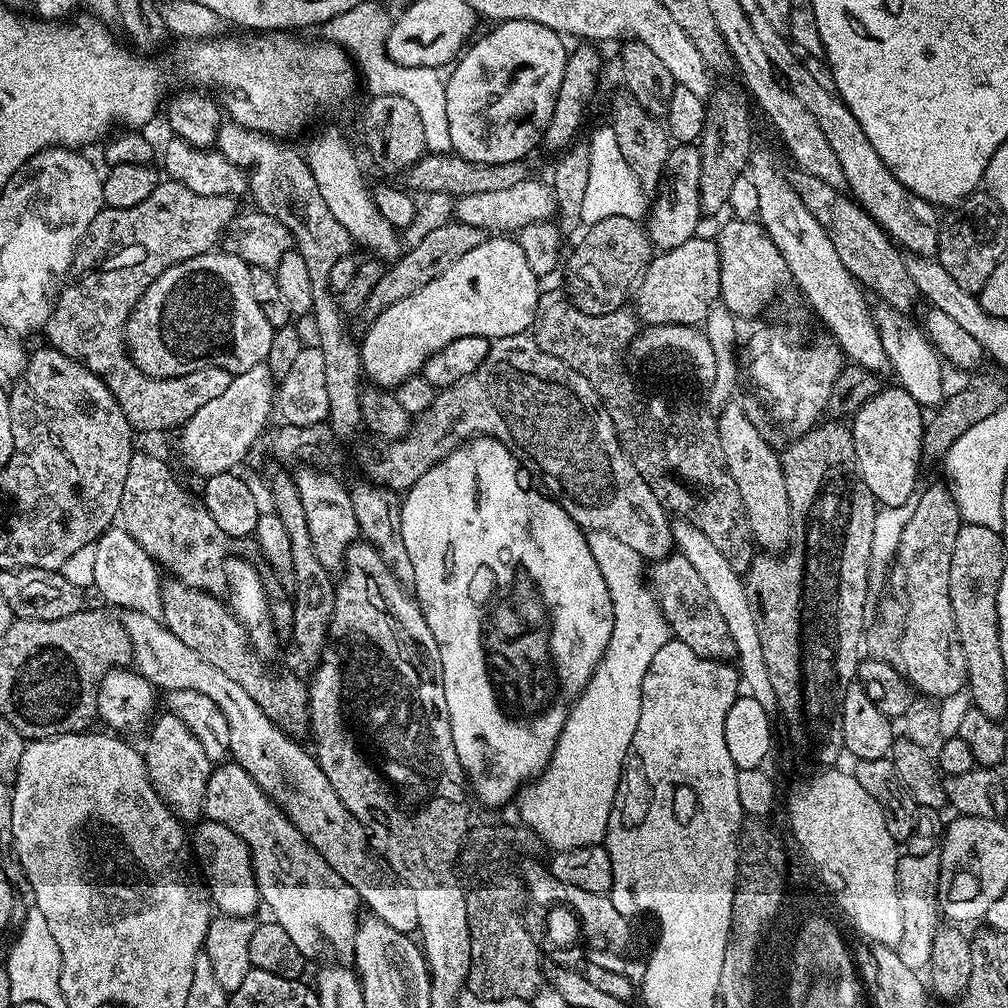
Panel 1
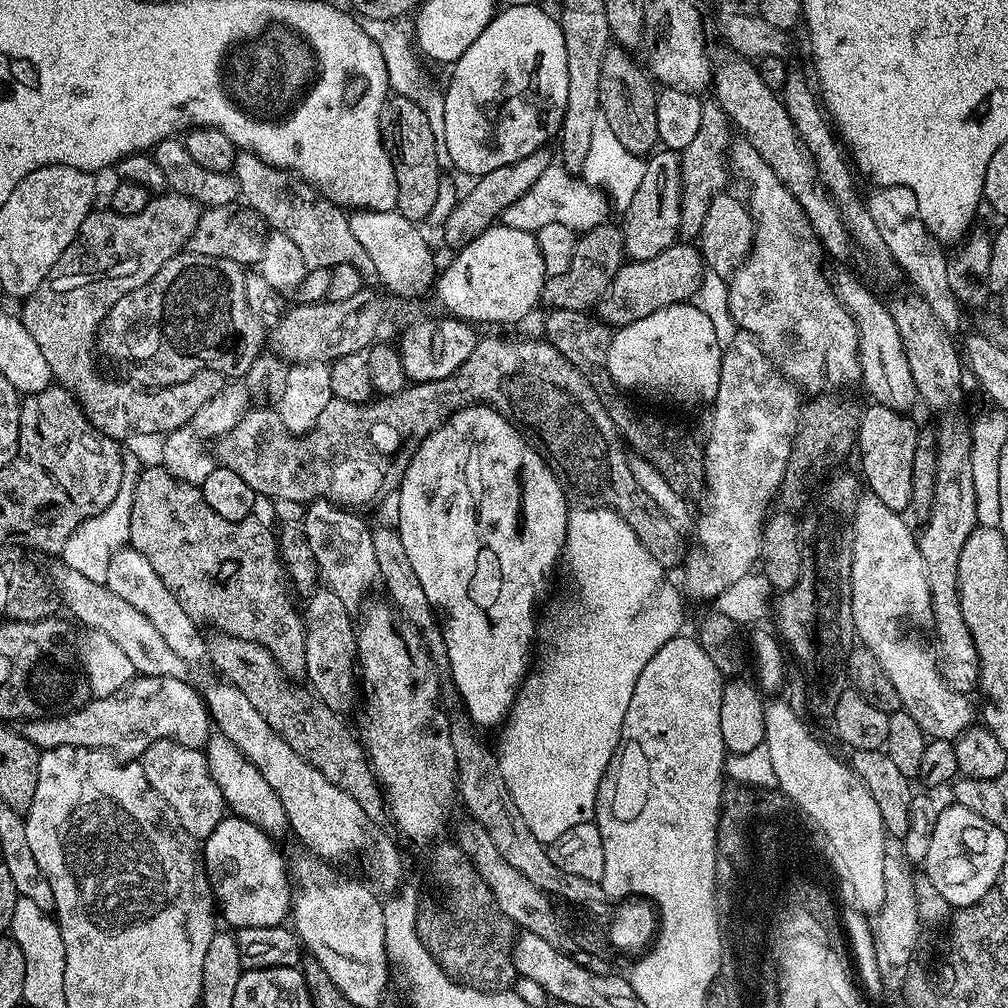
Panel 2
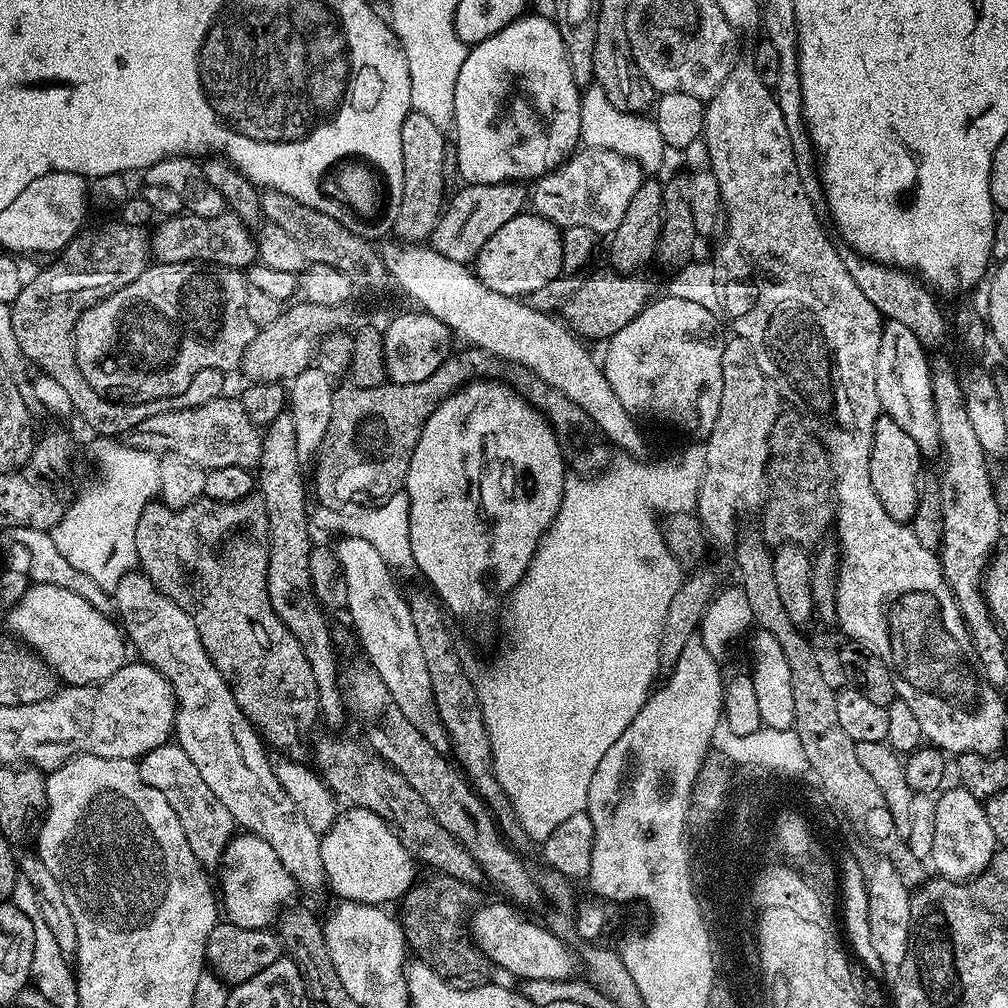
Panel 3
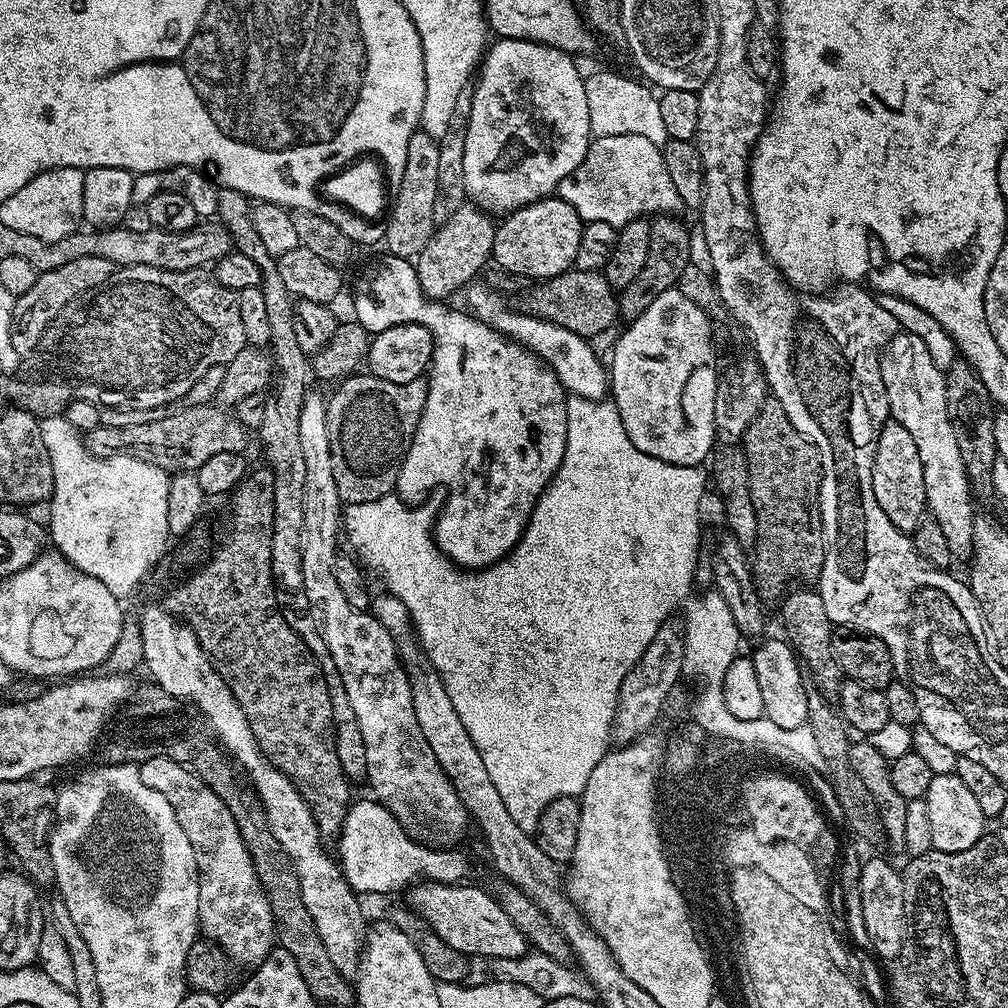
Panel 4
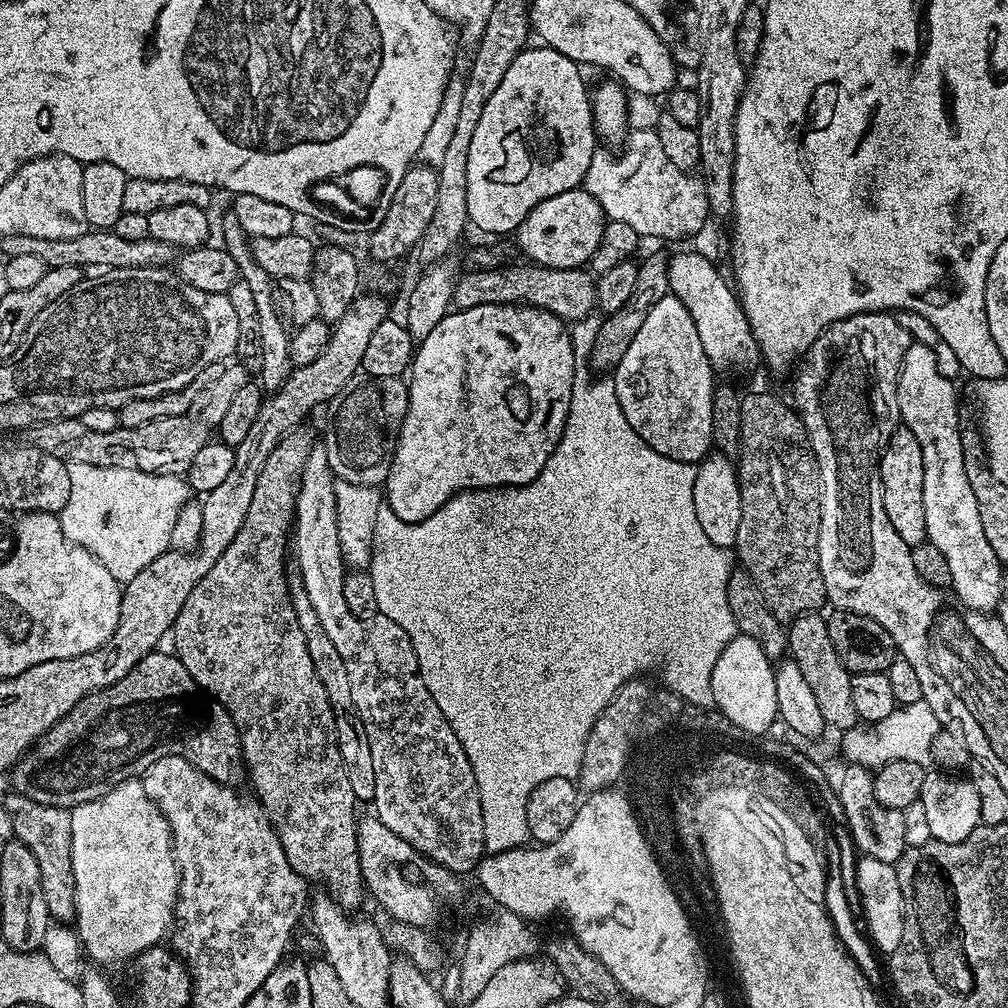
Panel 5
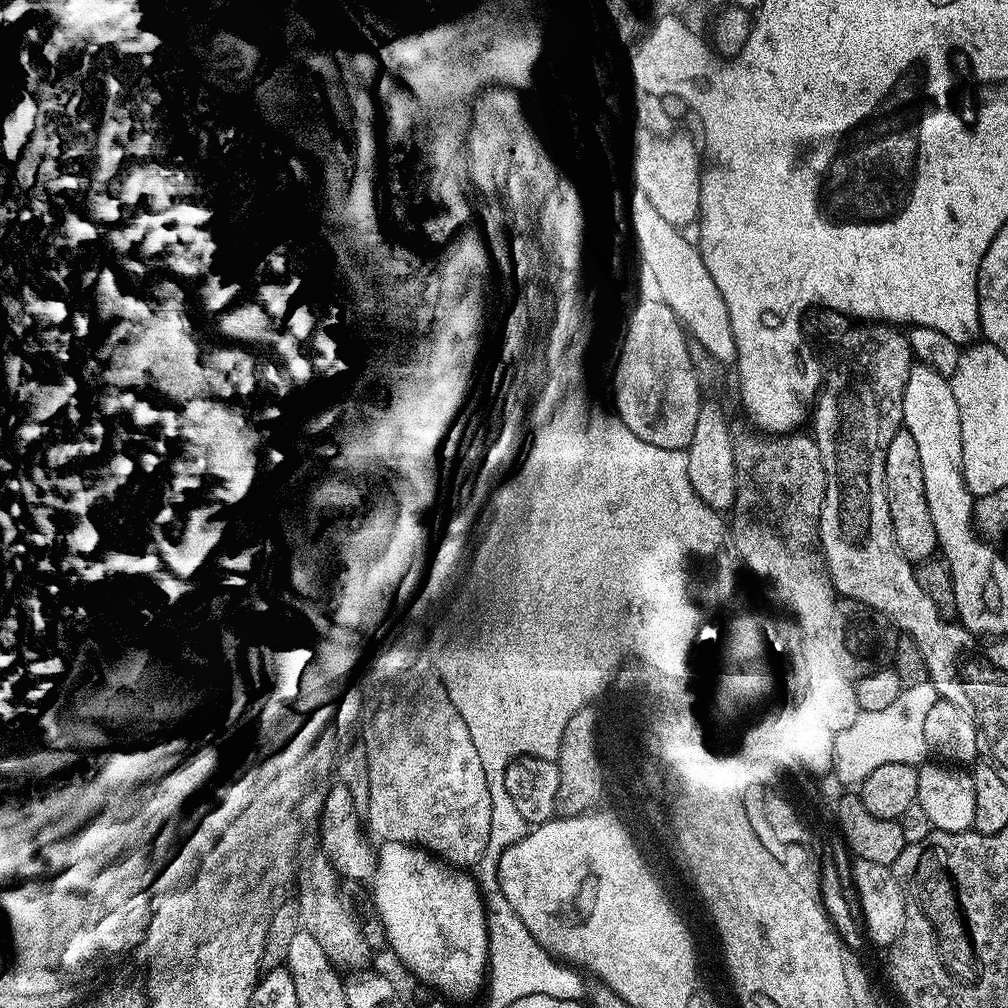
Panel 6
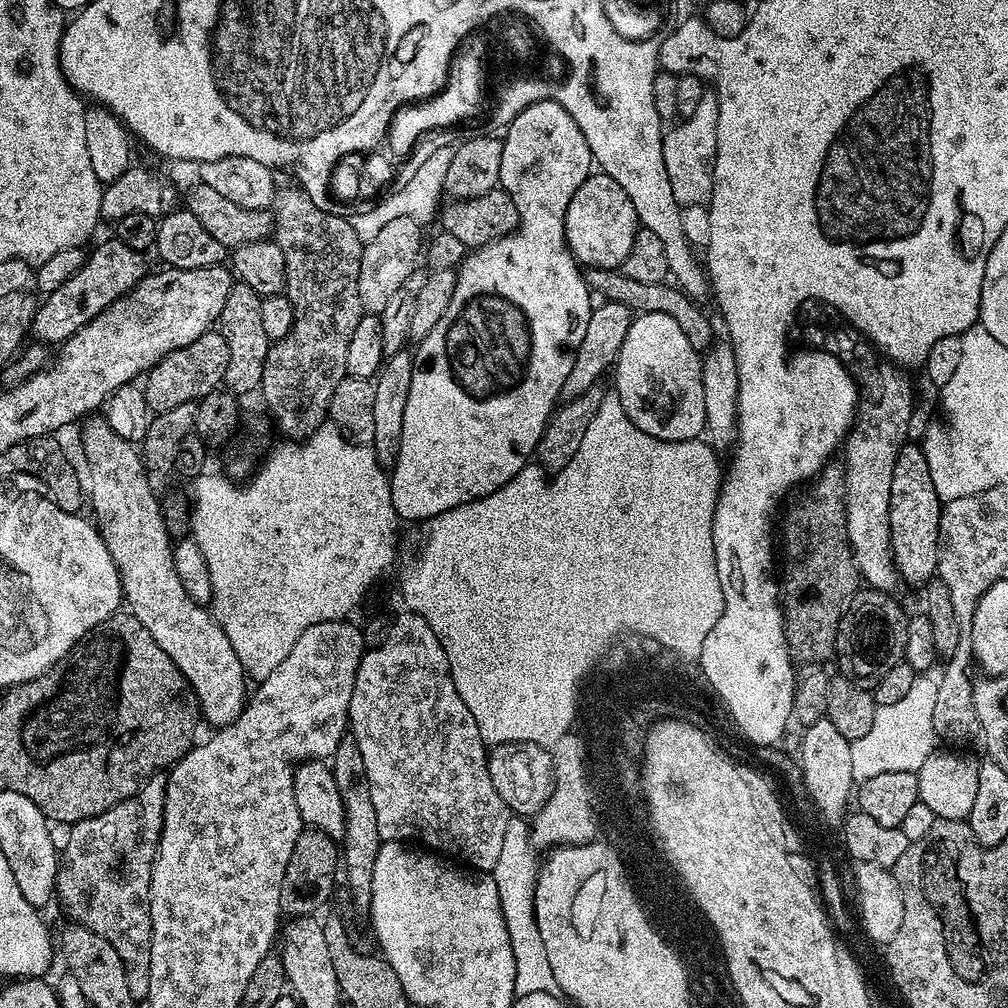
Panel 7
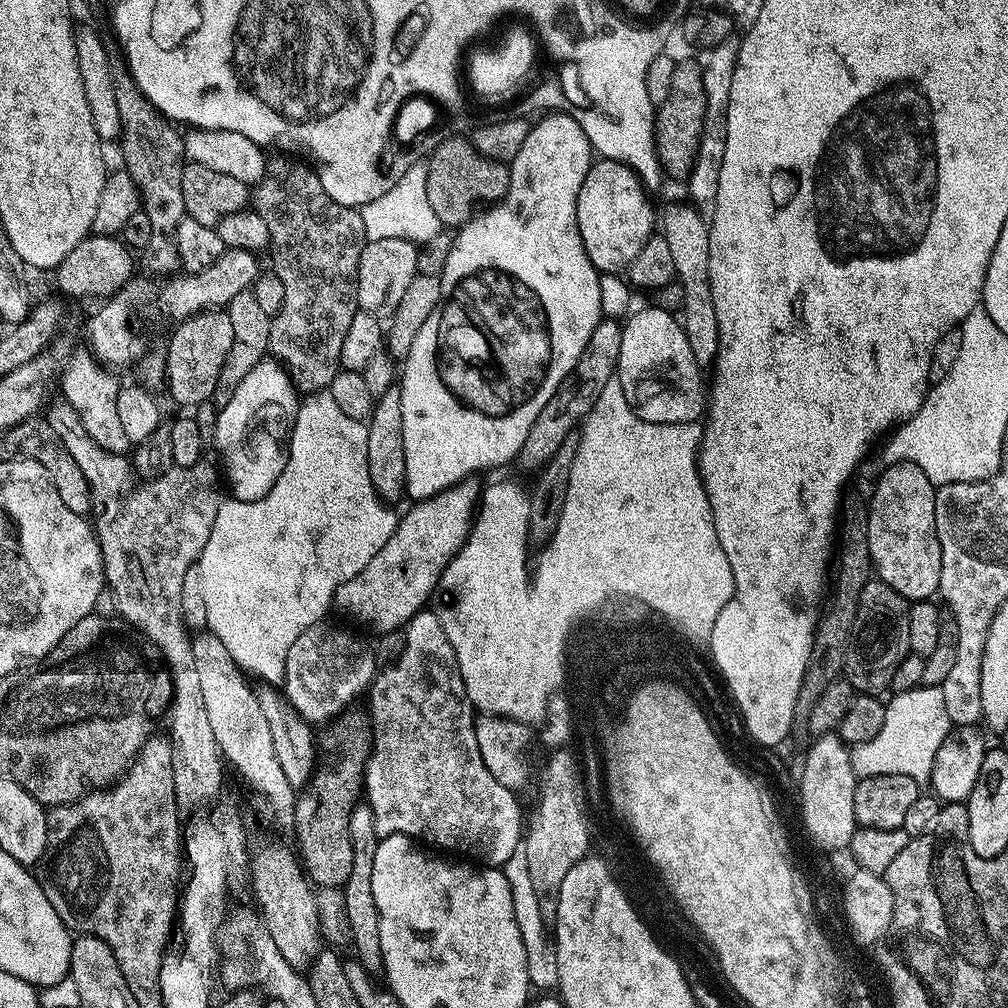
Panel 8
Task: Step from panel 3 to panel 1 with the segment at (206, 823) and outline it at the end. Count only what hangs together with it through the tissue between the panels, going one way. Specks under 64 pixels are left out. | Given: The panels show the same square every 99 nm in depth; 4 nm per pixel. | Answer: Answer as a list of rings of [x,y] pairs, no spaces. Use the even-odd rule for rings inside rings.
[[[171,714],[157,715],[151,721],[148,732],[148,745],[143,745],[144,761],[150,782],[165,804],[176,813],[181,821],[196,822],[201,819],[204,791],[212,773],[214,761],[206,758],[206,750],[198,743],[198,738],[182,722],[182,718]]]

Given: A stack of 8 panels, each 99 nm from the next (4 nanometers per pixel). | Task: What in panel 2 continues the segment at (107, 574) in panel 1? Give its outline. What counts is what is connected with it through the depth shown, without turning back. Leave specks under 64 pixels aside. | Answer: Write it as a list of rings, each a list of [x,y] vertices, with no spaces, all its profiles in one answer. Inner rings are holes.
[[[125,546],[116,551],[110,558],[106,583],[110,590],[114,590],[114,594],[118,594],[118,598],[126,598],[126,602],[130,602],[130,606],[140,610],[154,624],[158,634],[162,634],[162,638],[166,638],[170,650],[174,650],[174,654],[178,654],[178,658],[187,660],[192,666],[196,666],[200,659],[202,661],[205,659],[205,635],[200,634],[201,629],[188,617],[186,610],[182,610],[182,606],[178,606],[174,594],[170,594],[170,590],[162,582],[162,578],[158,578],[158,574],[154,574],[154,566],[150,566],[150,562],[146,562],[146,558],[142,558],[142,554],[138,554],[138,550]]]

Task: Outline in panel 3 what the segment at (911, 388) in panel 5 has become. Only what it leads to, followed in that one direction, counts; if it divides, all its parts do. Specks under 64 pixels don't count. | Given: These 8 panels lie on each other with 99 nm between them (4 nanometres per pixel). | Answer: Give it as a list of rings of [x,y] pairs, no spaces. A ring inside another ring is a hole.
[[[888,320],[878,346],[876,385],[883,415],[894,418],[918,446],[921,457],[939,457],[938,418],[934,414],[934,390],[930,386],[932,367],[930,356],[923,344],[914,338],[914,333],[902,326],[902,322]]]

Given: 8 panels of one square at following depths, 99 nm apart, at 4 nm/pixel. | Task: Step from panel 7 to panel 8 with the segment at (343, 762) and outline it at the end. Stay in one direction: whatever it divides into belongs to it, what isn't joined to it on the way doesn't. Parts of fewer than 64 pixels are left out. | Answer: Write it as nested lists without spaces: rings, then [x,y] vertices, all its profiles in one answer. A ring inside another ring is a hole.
[[[357,802],[350,814],[350,850],[354,850],[354,860],[350,862],[350,874],[342,886],[344,892],[344,912],[350,928],[350,936],[356,950],[357,963],[368,972],[379,973],[383,969],[384,959],[381,956],[381,935],[378,934],[378,914],[374,903],[373,878],[374,850],[377,834],[374,830],[374,814],[366,802]]]

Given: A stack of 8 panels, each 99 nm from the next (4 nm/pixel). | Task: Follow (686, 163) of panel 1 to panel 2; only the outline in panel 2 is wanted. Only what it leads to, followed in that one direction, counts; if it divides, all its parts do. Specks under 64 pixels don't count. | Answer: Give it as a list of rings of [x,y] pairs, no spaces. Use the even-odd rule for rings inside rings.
[[[656,150],[647,157],[642,183],[634,193],[628,208],[623,209],[622,229],[624,254],[629,261],[645,260],[662,254],[680,235],[679,218],[682,214],[681,153]]]

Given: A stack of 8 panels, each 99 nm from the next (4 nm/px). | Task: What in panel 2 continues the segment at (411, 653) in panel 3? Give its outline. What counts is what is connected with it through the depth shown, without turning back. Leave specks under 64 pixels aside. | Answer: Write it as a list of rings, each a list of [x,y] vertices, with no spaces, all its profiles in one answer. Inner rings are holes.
[[[313,500],[303,509],[304,520],[302,527],[306,534],[306,542],[310,542],[310,550],[314,550],[314,558],[320,567],[321,581],[331,592],[338,594],[342,598],[342,603],[350,610],[356,610],[363,598],[364,592],[368,592],[380,578],[378,570],[378,561],[374,558],[374,538],[372,537],[372,528],[363,520],[363,515],[355,511],[341,508],[339,504],[331,504],[328,500]]]

